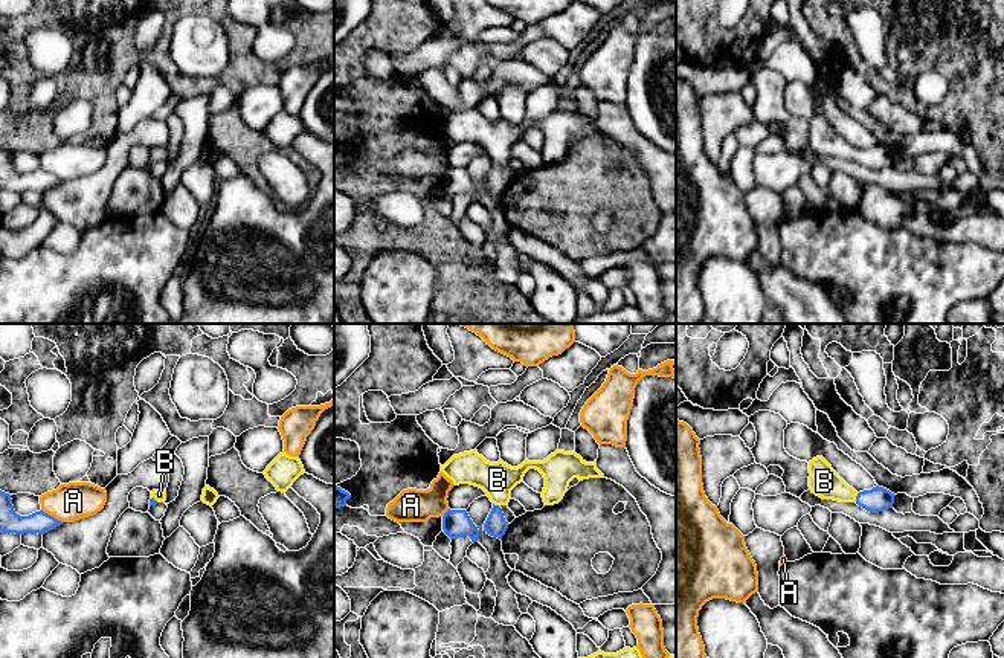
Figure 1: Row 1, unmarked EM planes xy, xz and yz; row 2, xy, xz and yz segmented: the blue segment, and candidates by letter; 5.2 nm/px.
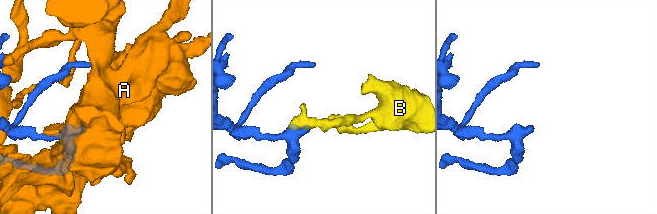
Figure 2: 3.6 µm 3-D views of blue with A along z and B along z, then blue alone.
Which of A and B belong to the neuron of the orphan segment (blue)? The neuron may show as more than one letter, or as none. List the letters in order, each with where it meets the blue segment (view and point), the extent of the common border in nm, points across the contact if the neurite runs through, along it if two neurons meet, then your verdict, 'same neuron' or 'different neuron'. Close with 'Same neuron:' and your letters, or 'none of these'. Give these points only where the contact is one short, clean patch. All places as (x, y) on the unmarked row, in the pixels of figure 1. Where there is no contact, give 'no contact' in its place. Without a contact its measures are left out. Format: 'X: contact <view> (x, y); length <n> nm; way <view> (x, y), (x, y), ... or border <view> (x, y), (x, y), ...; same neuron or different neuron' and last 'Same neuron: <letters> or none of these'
A: contact xy (52, 174); length 130 nm; different neuron
B: contact yz (856, 156); length 50 nm; way yz (876, 158), (856, 156), (824, 139); same neuron
Same neuron: B

